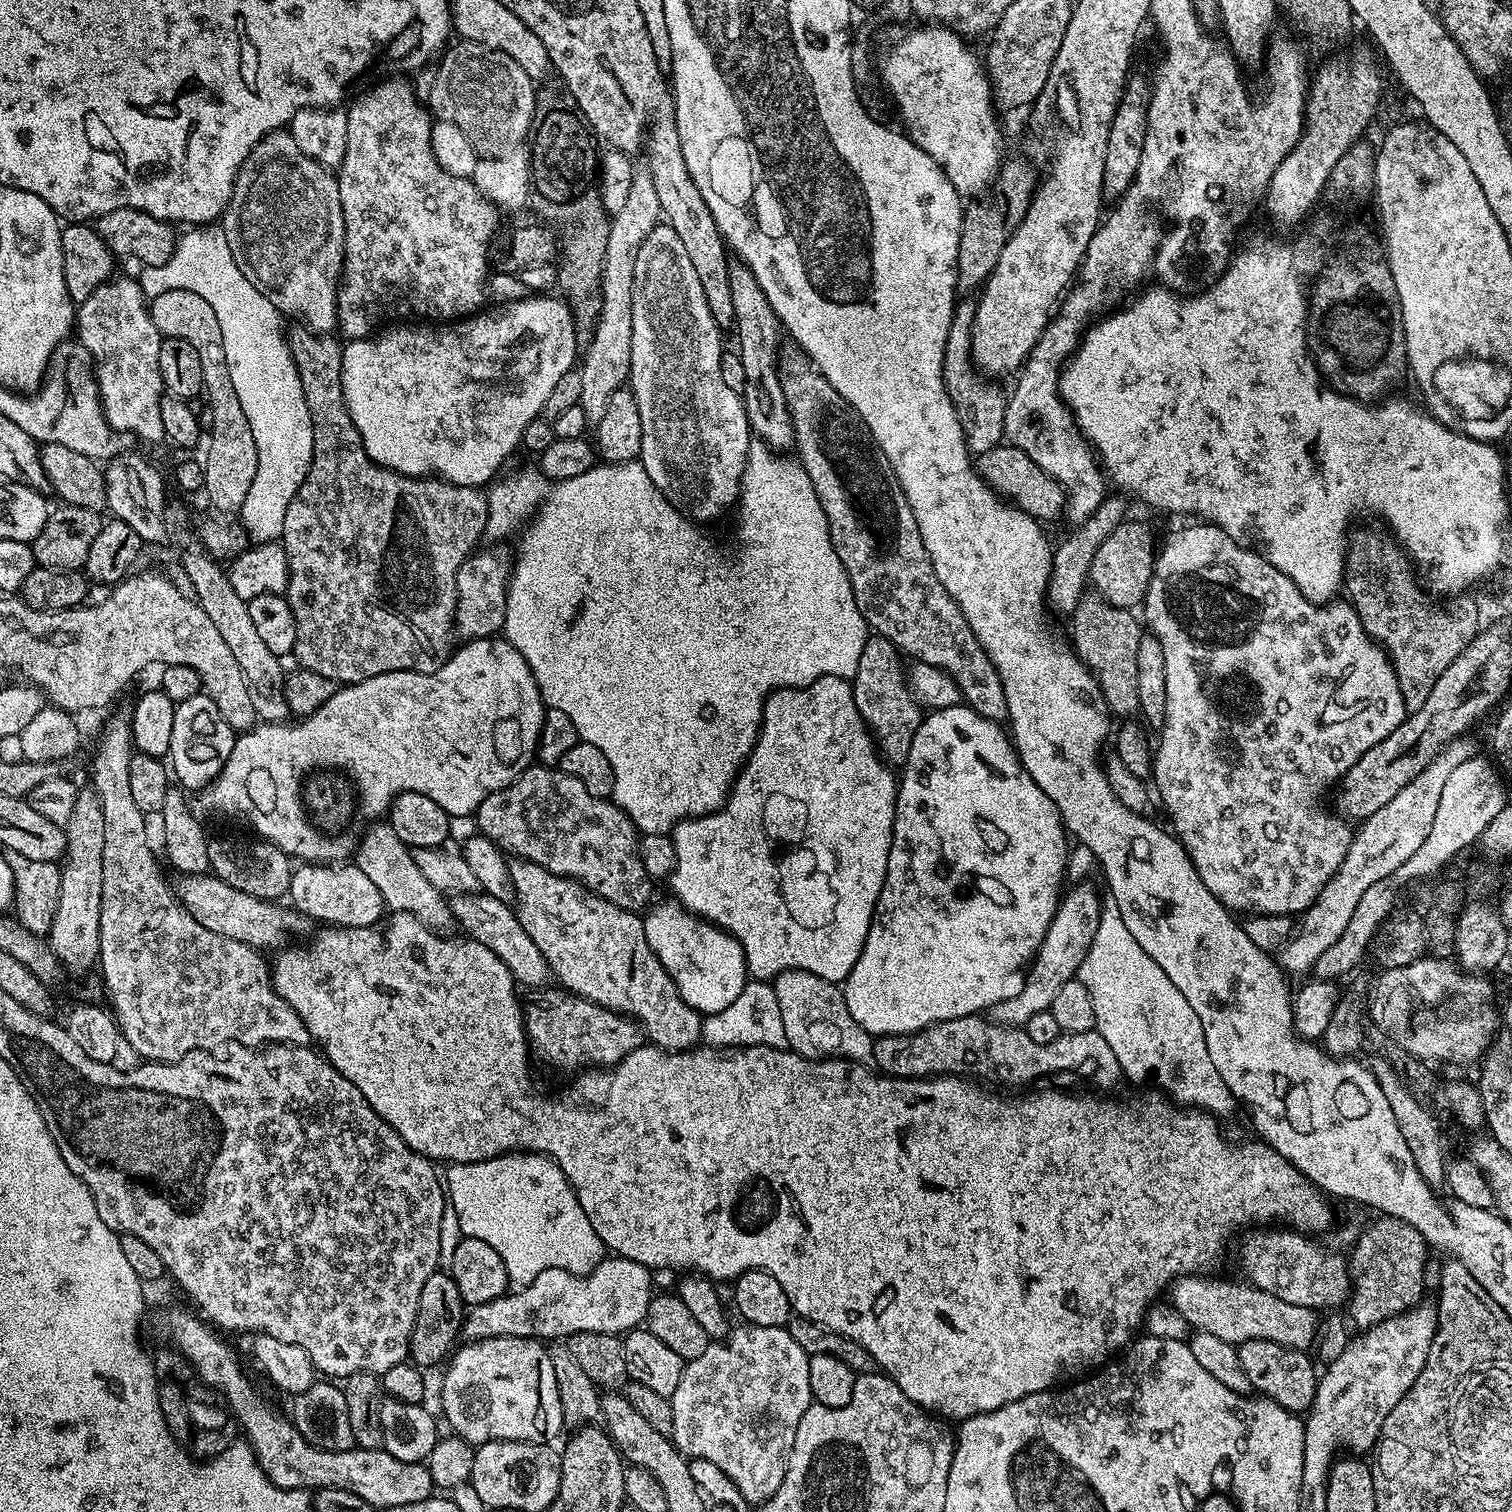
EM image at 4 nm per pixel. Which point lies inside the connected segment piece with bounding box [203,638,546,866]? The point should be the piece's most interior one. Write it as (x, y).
(457, 735)

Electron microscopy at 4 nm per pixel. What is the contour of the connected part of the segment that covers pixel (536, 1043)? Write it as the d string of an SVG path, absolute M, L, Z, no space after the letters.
M556 986L532 994L523 1009L528 1046L538 1060L547 1056L573 1061L580 1066L611 1066L641 1048L646 1040L643 1027L632 1017L612 1012Z

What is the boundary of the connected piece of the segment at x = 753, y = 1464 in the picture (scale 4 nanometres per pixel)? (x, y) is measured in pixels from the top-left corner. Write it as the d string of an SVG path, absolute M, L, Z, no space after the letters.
M744 1324L739 1327L733 1327L727 1339L709 1342L706 1350L702 1350L702 1354L698 1354L698 1358L685 1363L682 1378L678 1378L678 1387L670 1398L674 1414L670 1439L683 1456L694 1460L714 1462L714 1466L718 1466L718 1470L722 1470L722 1474L726 1474L726 1478L730 1478L730 1482L734 1482L734 1486L738 1486L742 1498L746 1498L749 1505L755 1506L770 1499L778 1490L778 1486L782 1486L784 1475L788 1469L790 1450L794 1446L794 1434L798 1434L798 1422L802 1422L802 1414L806 1414L806 1410L814 1401L810 1390L809 1356L802 1350L802 1346L798 1346L798 1342L794 1342L794 1338L790 1338L787 1327L775 1328L774 1326L754 1326L753 1324Z

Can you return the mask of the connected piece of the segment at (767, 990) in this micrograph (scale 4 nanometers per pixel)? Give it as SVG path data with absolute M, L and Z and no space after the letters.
M752 980L745 984L742 994L738 994L738 998L734 998L726 1010L718 1010L703 1017L700 1035L703 1043L710 1048L785 1047L785 1027L782 1026L781 1011L773 985L763 980Z

